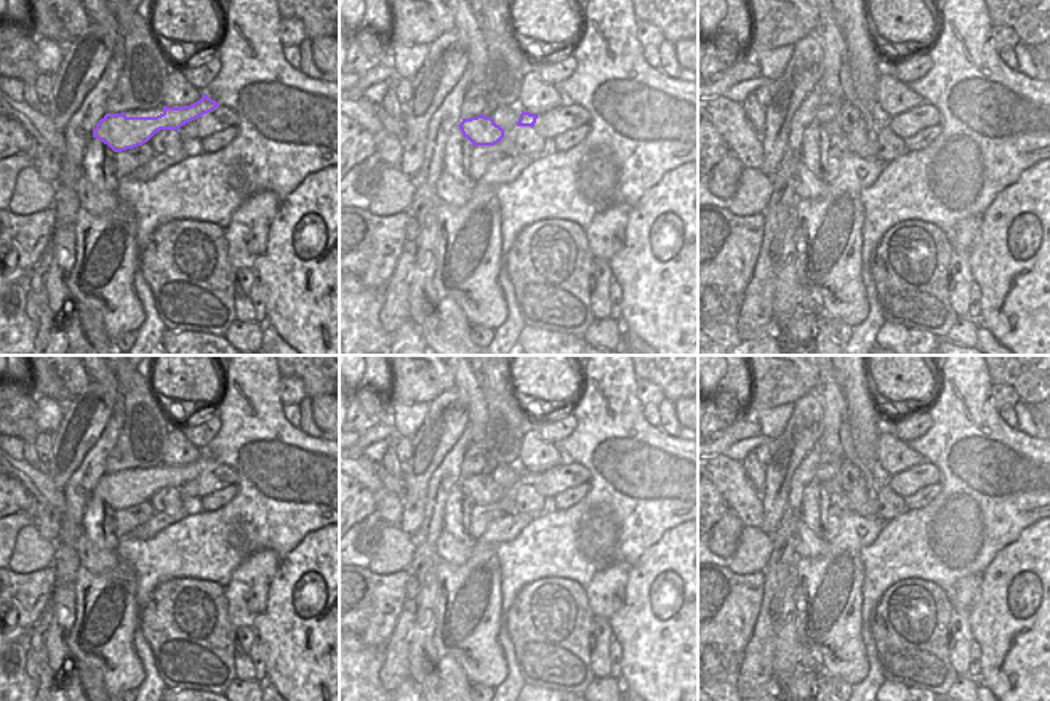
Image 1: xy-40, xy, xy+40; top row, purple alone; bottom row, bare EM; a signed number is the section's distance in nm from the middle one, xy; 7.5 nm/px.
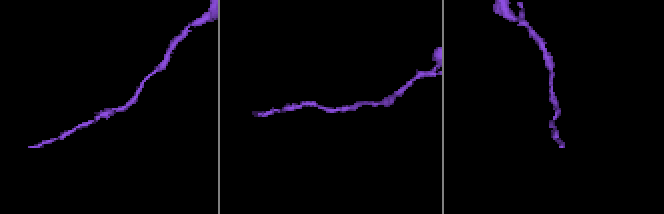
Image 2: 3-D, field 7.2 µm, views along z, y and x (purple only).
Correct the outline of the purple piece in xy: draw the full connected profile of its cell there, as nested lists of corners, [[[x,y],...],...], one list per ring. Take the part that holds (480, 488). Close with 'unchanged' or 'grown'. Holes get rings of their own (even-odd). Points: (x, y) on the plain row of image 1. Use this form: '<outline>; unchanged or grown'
[[[483,472],[463,477],[458,485],[472,504],[495,504],[504,496],[504,488],[491,475],[485,475]]]; unchanged

